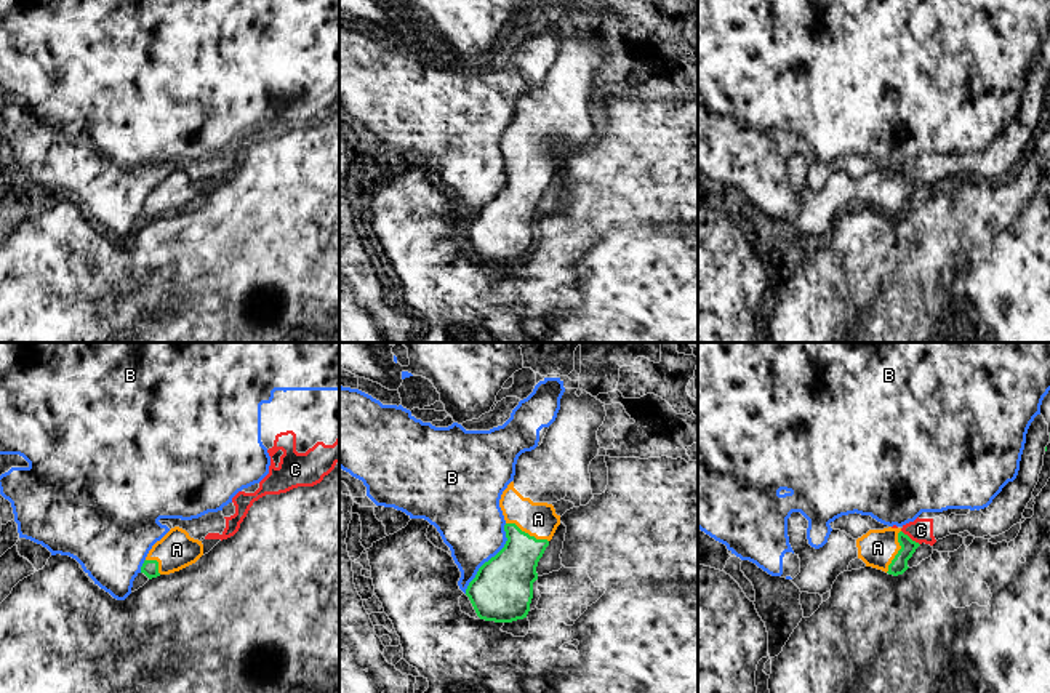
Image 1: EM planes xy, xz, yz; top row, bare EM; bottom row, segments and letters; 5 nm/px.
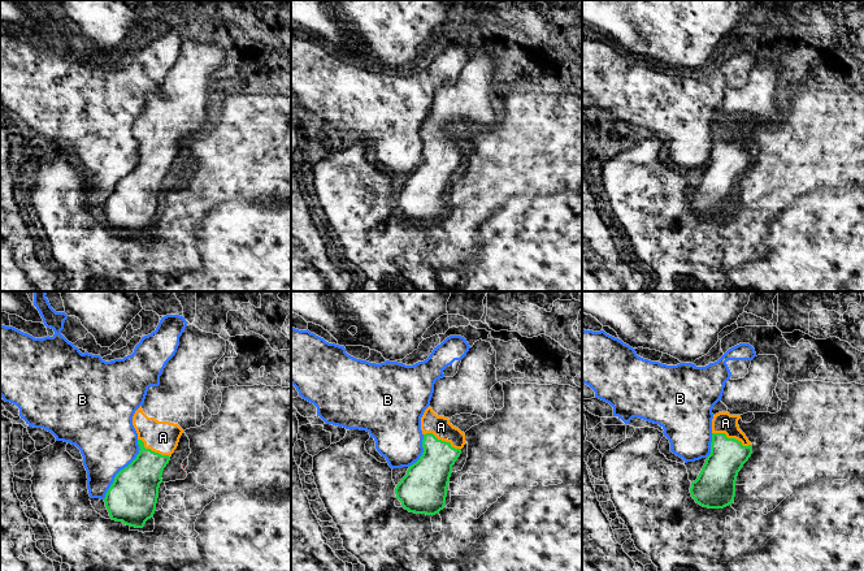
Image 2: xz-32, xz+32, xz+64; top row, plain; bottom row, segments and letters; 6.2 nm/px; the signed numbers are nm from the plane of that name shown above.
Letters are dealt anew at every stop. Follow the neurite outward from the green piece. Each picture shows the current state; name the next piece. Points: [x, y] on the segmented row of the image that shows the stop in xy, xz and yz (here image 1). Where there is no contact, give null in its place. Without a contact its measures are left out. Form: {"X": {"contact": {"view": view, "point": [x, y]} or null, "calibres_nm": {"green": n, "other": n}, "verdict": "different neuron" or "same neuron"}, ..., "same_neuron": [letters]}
{"A": {"contact": {"view": "xz", "point": [527, 533]}, "calibres_nm": {"green": 260, "other": 180}, "verdict": "same neuron"}, "B": {"contact": {"view": "xz", "point": [492, 557]}, "calibres_nm": {"green": 300, "other": 340}, "verdict": "different neuron"}, "C": {"contact": {"view": "yz", "point": [909, 538]}, "calibres_nm": {"green": 90, "other": 120}, "verdict": "different neuron"}, "same_neuron": ["A"]}

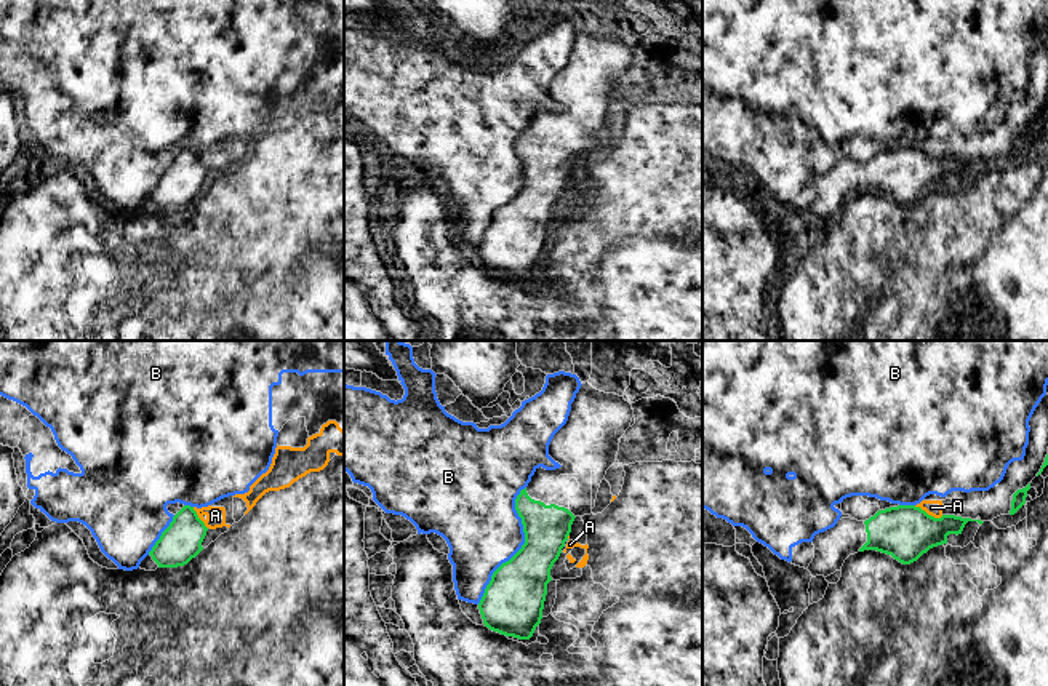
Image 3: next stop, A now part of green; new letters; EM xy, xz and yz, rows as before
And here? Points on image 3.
{"A": {"contact": {"view": "yz", "point": [927, 514]}, "calibres_nm": {"green": 280, "other": 80}, "verdict": "different neuron"}, "B": {"contact": {"view": "xz", "point": [522, 546]}, "calibres_nm": {"green": 300, "other": 380}, "verdict": "different neuron"}, "same_neuron": []}

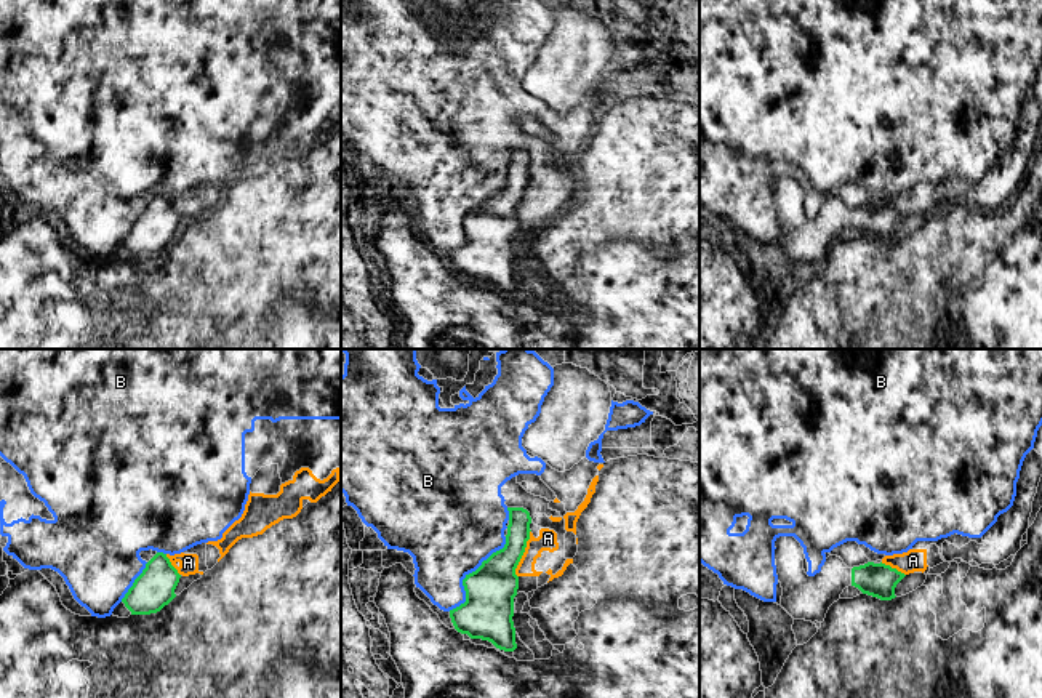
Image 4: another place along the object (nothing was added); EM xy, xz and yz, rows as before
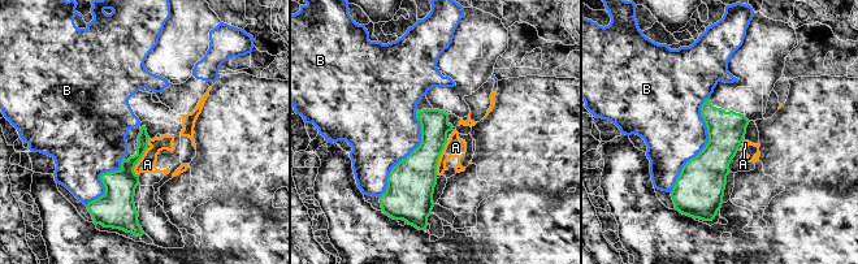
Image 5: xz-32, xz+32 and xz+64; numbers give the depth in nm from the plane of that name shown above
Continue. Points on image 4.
{"A": {"contact": {"view": "xz", "point": [522, 554]}, "calibres_nm": {"green": 240, "other": 100}, "verdict": "different neuron"}, "B": {"contact": {"view": "xz", "point": [469, 573]}, "calibres_nm": {"green": 260, "other": 460}, "verdict": "different neuron"}, "same_neuron": []}

